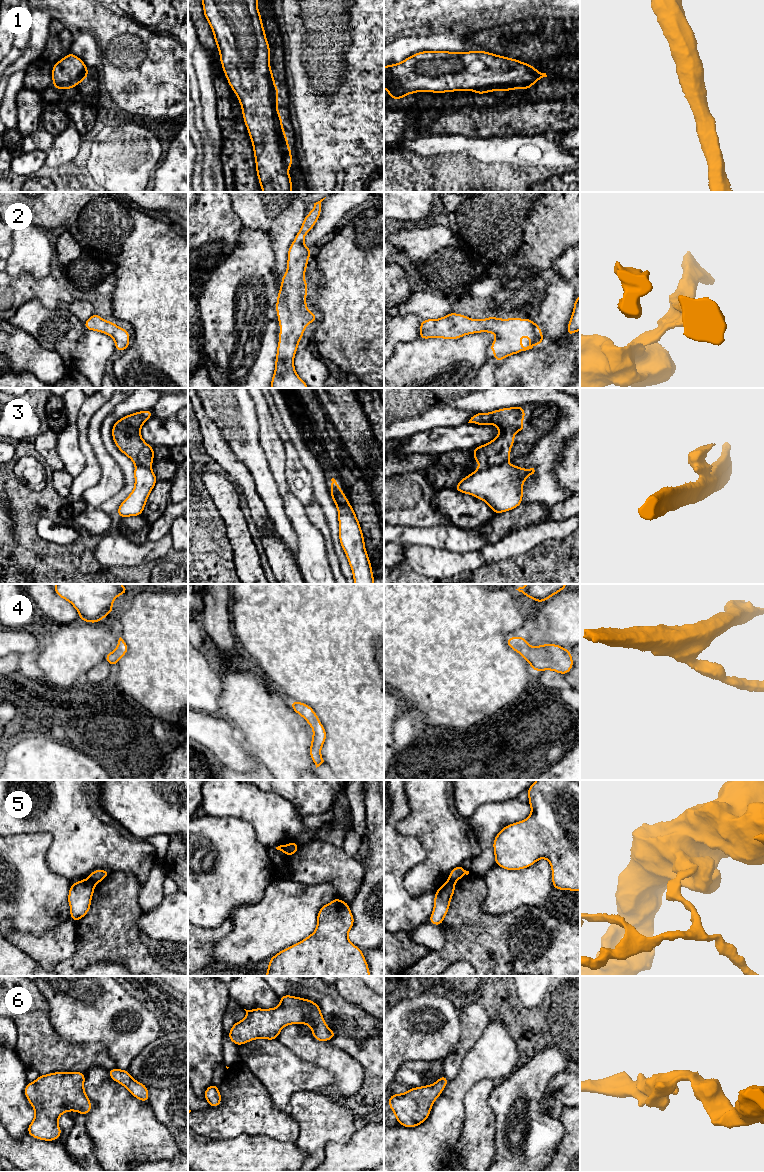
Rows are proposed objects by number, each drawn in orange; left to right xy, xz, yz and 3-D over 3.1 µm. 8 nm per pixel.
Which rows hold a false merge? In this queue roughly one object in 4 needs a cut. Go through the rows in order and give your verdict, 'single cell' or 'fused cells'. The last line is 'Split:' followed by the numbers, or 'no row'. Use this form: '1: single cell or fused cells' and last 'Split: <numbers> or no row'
1: single cell
2: single cell
3: fused cells
4: single cell
5: fused cells
6: single cell
Split: 3, 5

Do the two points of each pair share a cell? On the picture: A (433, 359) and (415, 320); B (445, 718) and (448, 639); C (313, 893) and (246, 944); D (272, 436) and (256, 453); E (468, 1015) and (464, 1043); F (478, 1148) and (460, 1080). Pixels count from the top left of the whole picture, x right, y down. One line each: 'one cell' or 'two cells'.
A: two cells
B: one cell
C: one cell
D: two cells
E: one cell
F: two cells

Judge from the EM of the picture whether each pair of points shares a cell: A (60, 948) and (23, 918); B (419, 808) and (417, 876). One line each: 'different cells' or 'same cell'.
A: different cells
B: same cell

